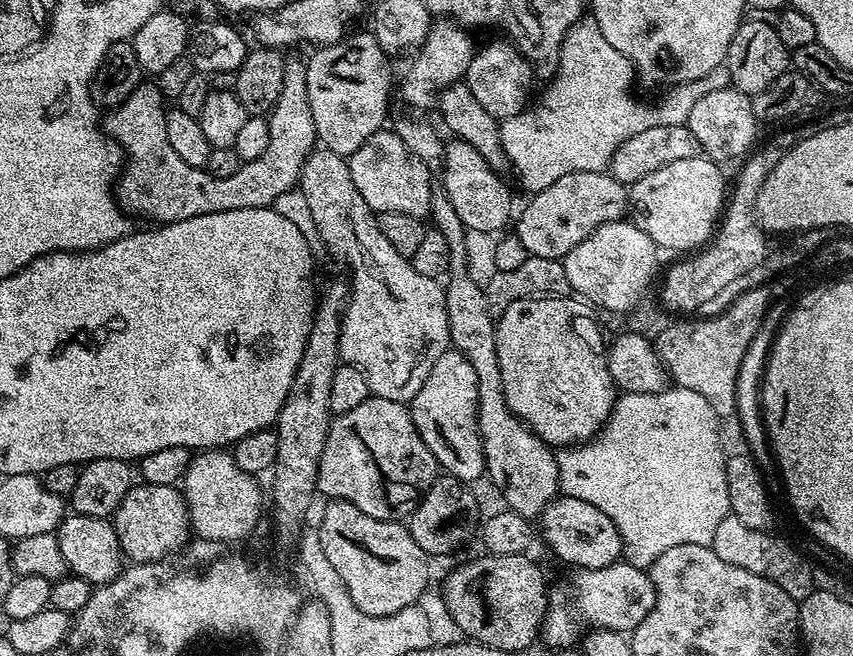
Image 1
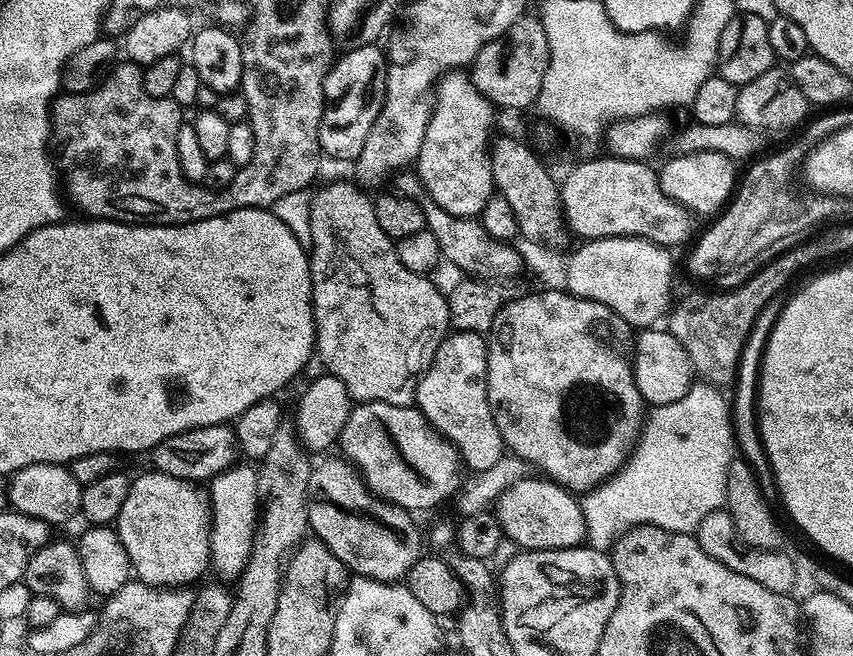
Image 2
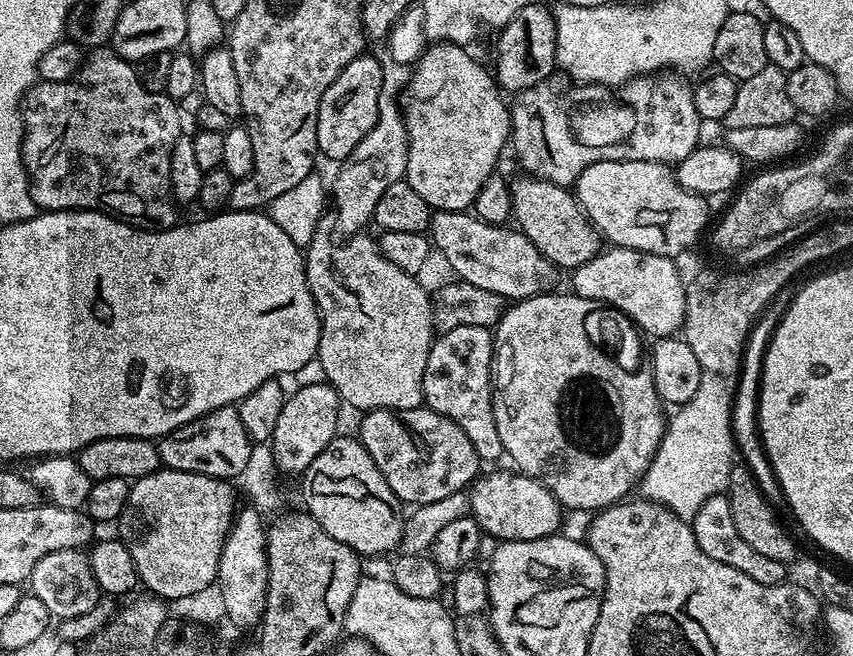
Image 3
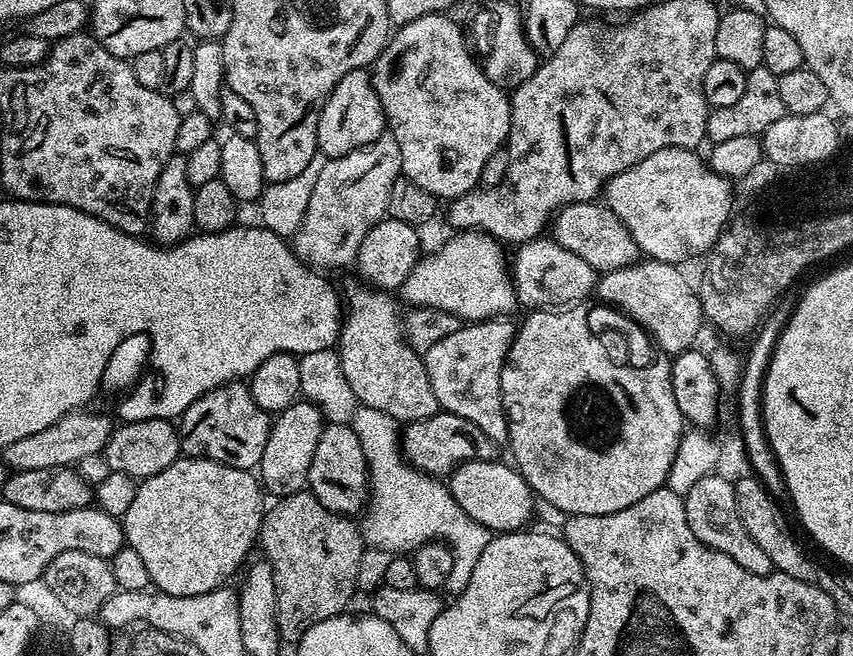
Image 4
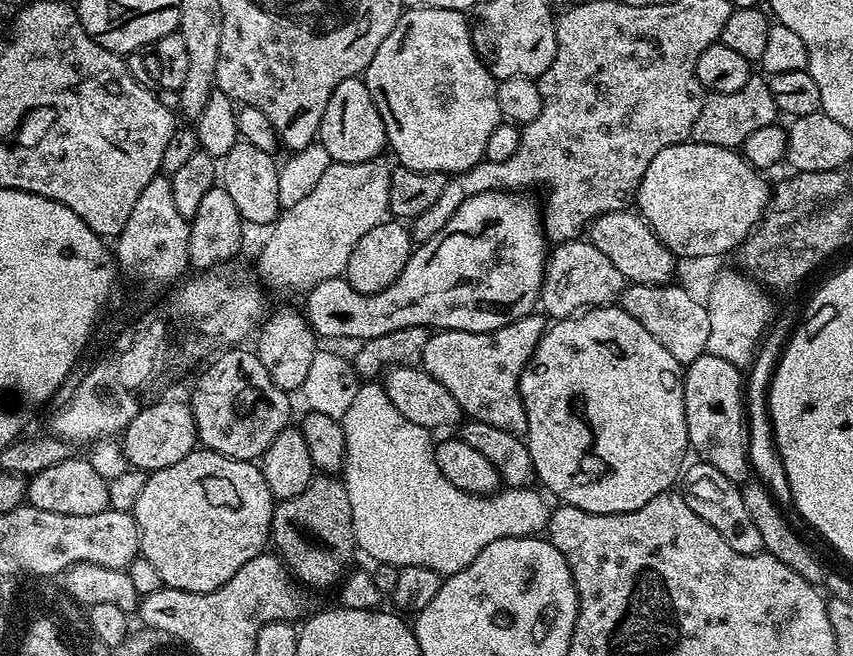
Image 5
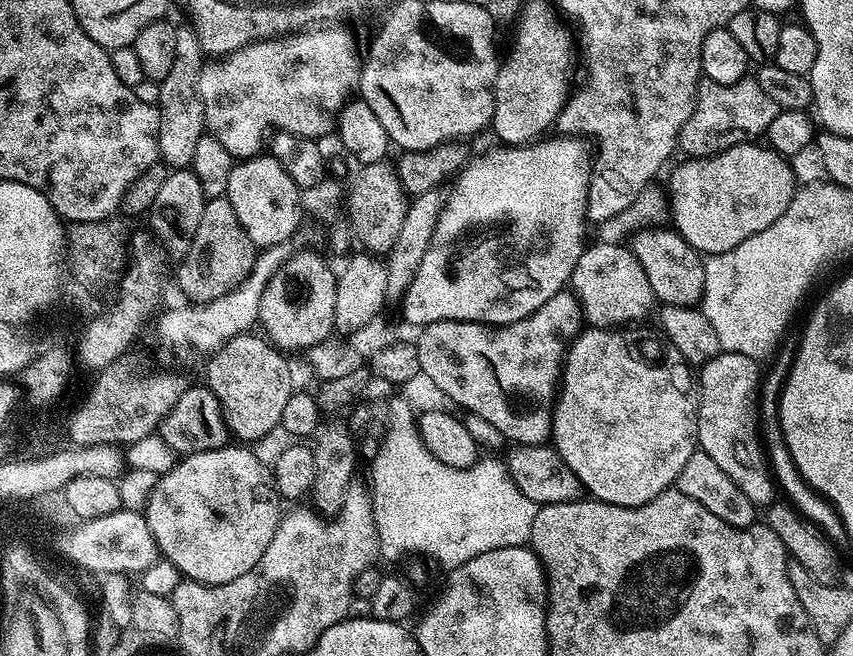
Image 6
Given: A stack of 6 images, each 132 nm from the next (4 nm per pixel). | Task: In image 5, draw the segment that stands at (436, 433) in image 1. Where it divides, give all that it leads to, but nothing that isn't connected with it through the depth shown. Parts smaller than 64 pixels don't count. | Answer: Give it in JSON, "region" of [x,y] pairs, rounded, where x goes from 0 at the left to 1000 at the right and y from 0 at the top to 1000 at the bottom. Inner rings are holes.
{"region":[[[628,480],[613,482],[598,491],[592,500],[585,500],[578,506],[508,505],[499,521],[495,559],[510,579],[518,582],[518,588],[523,588],[528,601],[532,601],[540,630],[545,636],[564,640],[574,649],[584,649],[584,655],[606,662],[618,660],[617,628],[614,614],[610,610],[610,572],[614,559],[619,556],[619,547],[626,540],[631,521],[638,514],[639,483]]]}

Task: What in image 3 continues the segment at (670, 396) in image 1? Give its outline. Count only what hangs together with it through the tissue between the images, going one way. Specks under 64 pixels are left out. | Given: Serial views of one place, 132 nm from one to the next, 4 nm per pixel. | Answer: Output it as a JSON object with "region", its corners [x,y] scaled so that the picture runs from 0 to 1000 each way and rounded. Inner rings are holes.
{"region":[[[826,567],[814,607],[796,617],[787,630],[778,666],[748,739],[754,761],[764,762],[785,776],[795,790],[810,794],[823,777],[828,759],[845,755],[852,745],[860,712],[860,666],[858,663],[858,619],[860,598],[855,581],[836,567]]]}

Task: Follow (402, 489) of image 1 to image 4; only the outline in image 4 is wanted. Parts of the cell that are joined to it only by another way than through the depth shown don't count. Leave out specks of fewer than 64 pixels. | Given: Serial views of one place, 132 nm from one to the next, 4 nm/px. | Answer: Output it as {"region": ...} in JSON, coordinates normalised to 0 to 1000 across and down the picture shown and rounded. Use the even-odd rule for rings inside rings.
{"region":[[[517,625],[498,640],[484,640],[472,648],[471,688],[475,701],[491,720],[497,720],[501,726],[524,729],[535,709],[545,707],[547,701],[583,700],[584,678],[570,662],[565,662],[556,643],[546,643],[546,637],[537,637],[537,631]]]}

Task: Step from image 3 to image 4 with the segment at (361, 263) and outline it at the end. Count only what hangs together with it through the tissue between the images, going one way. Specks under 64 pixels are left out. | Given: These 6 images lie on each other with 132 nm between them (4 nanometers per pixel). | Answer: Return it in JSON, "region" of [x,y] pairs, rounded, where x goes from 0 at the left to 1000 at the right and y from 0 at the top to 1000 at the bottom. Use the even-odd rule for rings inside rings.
{"region":[[[417,427],[406,428],[403,439],[401,433],[407,462],[408,457],[413,462],[413,477],[409,482],[407,477],[399,495],[396,520],[406,581],[426,620],[448,625],[467,643],[504,637],[517,627],[517,619],[509,601],[509,588],[504,588],[496,541],[478,526],[465,453],[458,444]]]}

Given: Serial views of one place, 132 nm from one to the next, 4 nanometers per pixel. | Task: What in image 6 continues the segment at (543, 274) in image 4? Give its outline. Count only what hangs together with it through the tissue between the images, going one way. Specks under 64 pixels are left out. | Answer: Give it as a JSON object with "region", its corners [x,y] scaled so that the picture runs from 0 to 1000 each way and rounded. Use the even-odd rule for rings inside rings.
{"region":[[[691,370],[673,405],[668,439],[680,462],[683,486],[695,500],[744,495],[770,462],[750,399],[730,370]]]}

